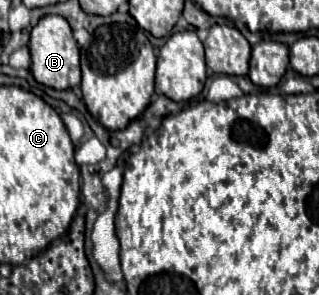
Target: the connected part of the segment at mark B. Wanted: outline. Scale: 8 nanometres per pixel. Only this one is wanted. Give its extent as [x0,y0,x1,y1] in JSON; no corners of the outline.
[29,16,81,90]

